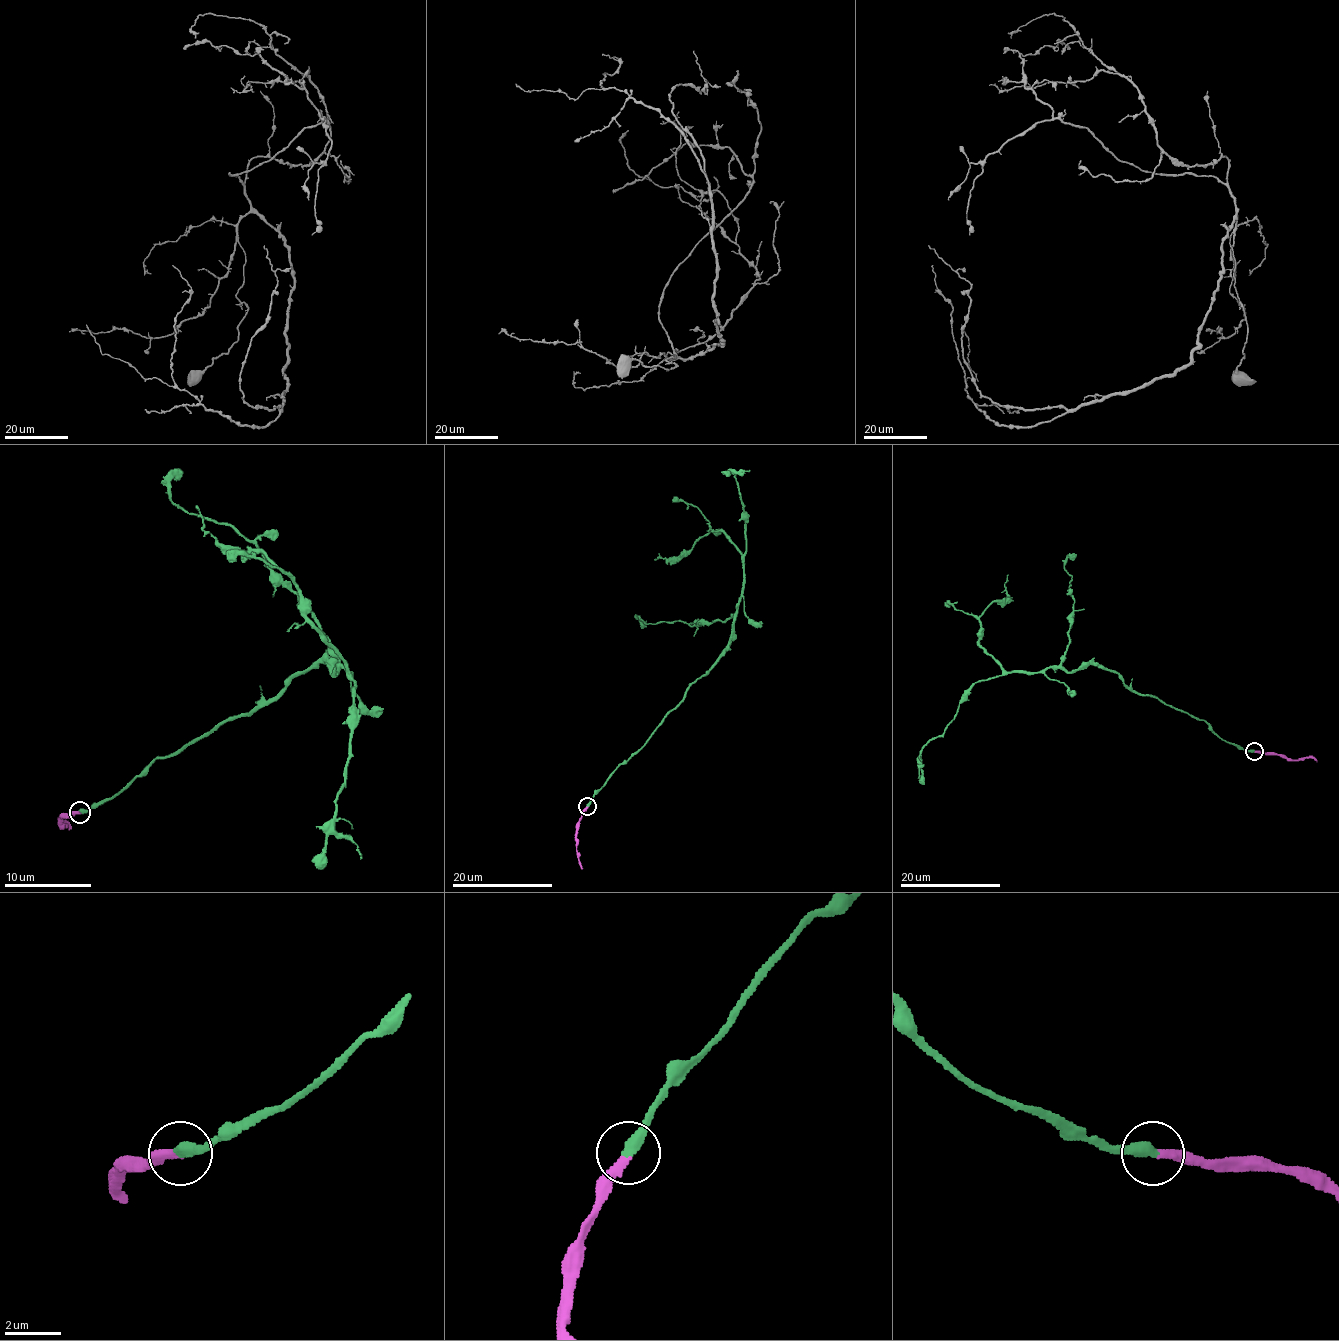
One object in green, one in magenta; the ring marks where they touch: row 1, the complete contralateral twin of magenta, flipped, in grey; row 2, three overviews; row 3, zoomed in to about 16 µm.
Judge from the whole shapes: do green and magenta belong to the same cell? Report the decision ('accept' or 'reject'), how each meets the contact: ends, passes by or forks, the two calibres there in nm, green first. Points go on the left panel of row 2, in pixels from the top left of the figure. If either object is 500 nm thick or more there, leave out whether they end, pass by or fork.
accept; green ends; magenta ends; calibres 420 and 320 nm

